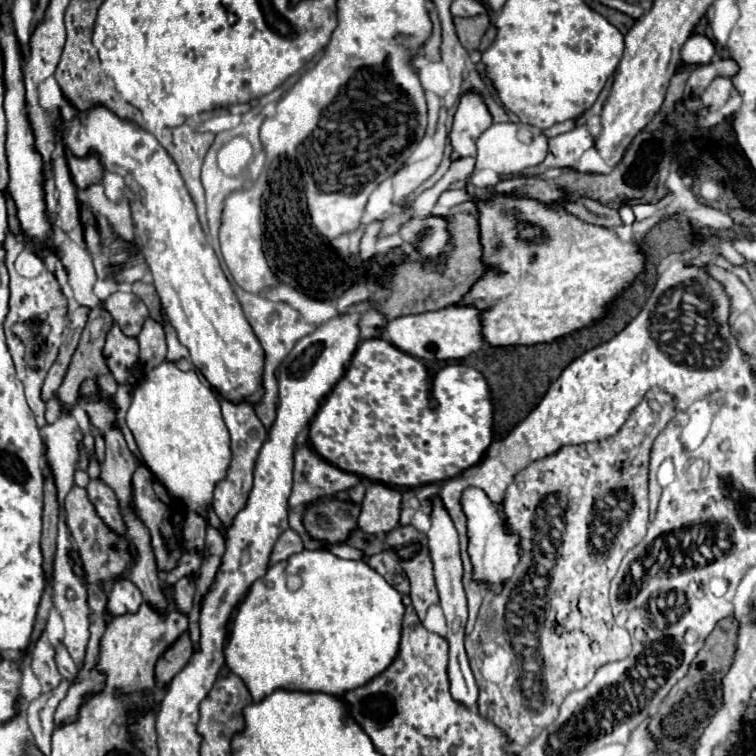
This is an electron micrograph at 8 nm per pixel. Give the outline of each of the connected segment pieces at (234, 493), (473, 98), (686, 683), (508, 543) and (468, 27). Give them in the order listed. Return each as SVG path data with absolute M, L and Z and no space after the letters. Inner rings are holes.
M211 388L213 394L219 398L221 402L221 410L223 410L223 420L231 432L231 450L233 450L233 458L231 458L231 464L229 464L229 470L227 470L227 476L215 486L215 494L213 494L213 508L217 512L217 516L221 518L223 526L231 526L233 524L233 518L245 508L247 504L247 498L251 494L251 488L253 488L253 468L255 468L255 460L257 460L257 454L259 454L259 448L263 444L263 440L267 438L267 432L265 432L265 426L261 424L261 420L257 418L253 406L249 402L229 402L225 400L215 388Z
M477 94L461 96L451 130L451 146L453 146L451 158L455 160L461 156L475 156L475 140L491 124L493 124L491 114L487 112L481 96Z
M735 614L719 620L715 630L705 640L703 650L691 662L687 676L681 678L671 688L671 692L661 702L659 710L649 718L647 730L649 730L653 742L657 744L657 748L661 752L669 754L669 752L677 752L679 748L691 748L691 754L693 754L693 746L701 738L703 730L709 726L709 720L713 718L713 714L723 704L721 680L727 676L727 672L729 672L729 668L733 664L733 658L735 658L735 652L737 652L739 626L741 624L735 618ZM707 700L709 700L709 712L707 712ZM715 702L717 702L717 708L715 708Z
M467 488L461 496L461 508L467 516L467 552L473 564L473 580L483 582L489 586L493 594L503 592L505 582L511 580L515 566L519 564L519 550L521 550L521 536L517 532L507 532L507 516L501 506L481 490L481 488Z
M479 14L473 18L453 18L453 22L455 22L455 30L457 30L457 36L459 36L463 48L469 52L477 50L479 40L489 26L489 16Z

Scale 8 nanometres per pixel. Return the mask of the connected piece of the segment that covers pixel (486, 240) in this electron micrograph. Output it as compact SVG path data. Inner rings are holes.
M509 194L505 200L493 200L491 204L483 206L479 216L479 240L483 248L485 272L457 304L475 306L479 310L481 336L489 346L529 346L553 342L559 336L593 324L605 316L605 306L613 302L639 272L643 272L645 264L645 256L639 252L635 240L621 242L611 230L587 224L569 212L557 210L529 196ZM503 208L511 208L511 212L523 212L523 216L527 216L527 220L533 224L543 224L547 240L543 244L519 244L519 240L515 240L515 228L511 228L511 220L507 220L507 212L503 212ZM495 232L507 240L507 248L499 248L499 252L495 252Z

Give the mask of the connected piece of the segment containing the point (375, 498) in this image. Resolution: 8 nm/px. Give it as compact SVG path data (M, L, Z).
M373 484L361 502L357 526L361 532L377 536L381 532L389 532L399 526L399 512L401 512L401 492L391 490L383 484Z

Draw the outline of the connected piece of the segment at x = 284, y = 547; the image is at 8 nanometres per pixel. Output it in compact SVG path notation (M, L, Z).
M289 528L289 530L285 530L285 532L279 536L279 540L275 542L273 552L271 552L269 566L277 564L277 562L281 562L281 560L287 560L289 556L293 556L293 554L297 554L297 552L301 552L301 550L303 550L303 542L301 542L299 534Z

